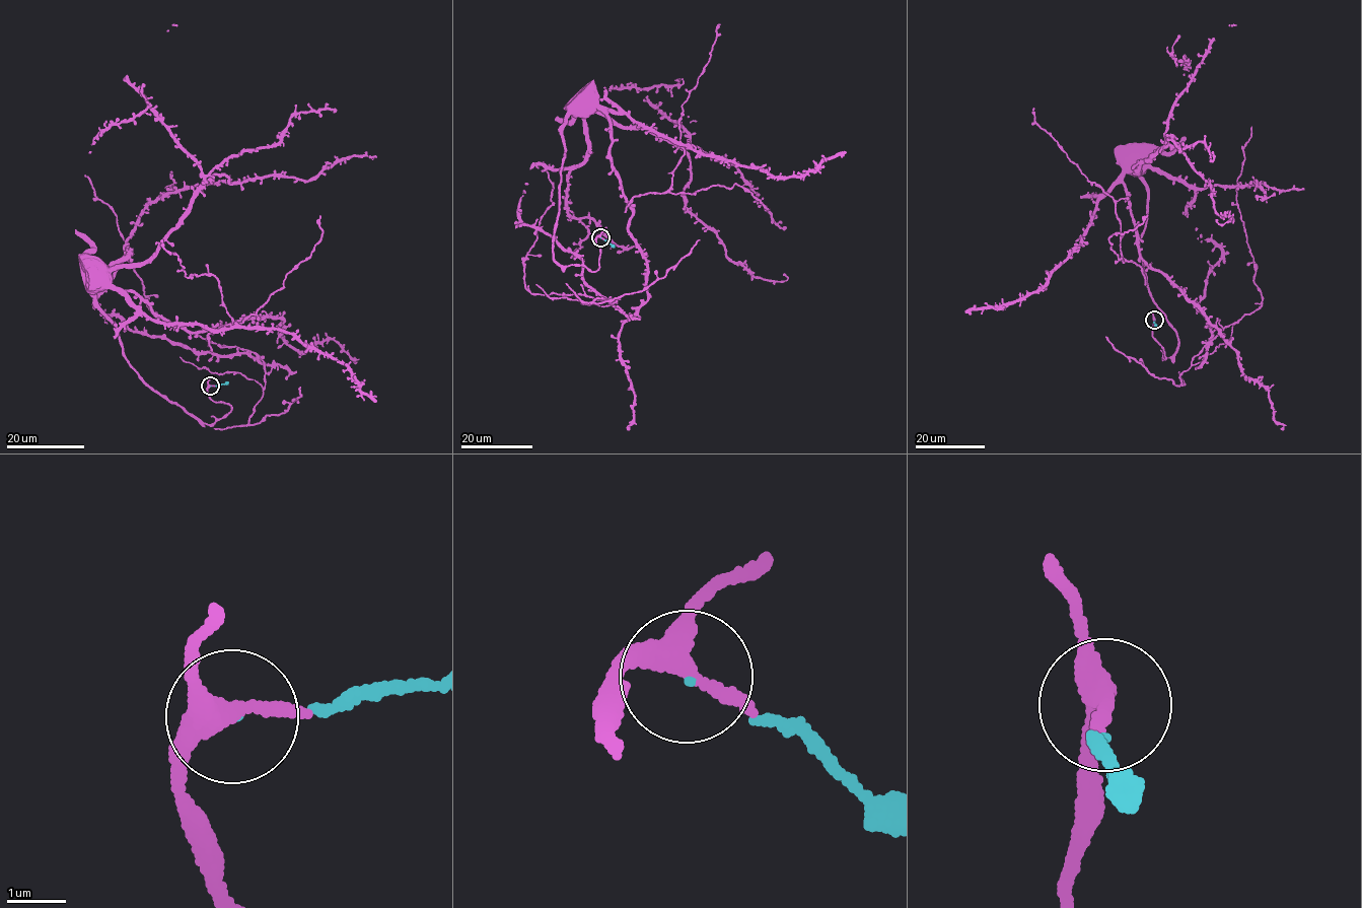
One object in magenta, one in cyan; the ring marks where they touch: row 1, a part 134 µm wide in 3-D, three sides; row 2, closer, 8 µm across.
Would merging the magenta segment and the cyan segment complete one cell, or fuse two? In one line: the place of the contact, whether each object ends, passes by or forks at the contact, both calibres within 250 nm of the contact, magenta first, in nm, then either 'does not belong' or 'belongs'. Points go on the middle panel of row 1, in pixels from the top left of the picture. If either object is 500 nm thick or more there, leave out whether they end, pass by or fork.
at (600, 237); magenta passes by; cyan ends there; 400 nm thick on the magenta side, 50 nm on the other; belongs

